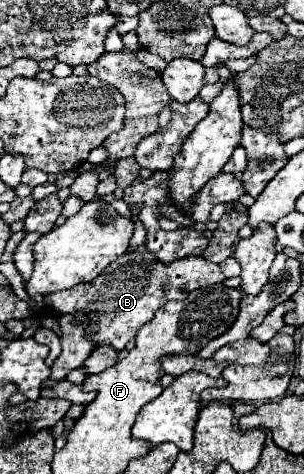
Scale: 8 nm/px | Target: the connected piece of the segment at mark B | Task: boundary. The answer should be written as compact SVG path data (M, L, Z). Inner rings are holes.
M146 247L136 251L126 251L116 263L108 265L108 271L100 273L100 279L92 283L76 285L68 291L56 293L48 297L48 305L58 313L74 313L84 309L86 315L92 319L94 341L98 345L110 343L116 349L124 349L130 339L134 339L136 331L146 325L154 313L164 307L168 301L184 299L190 291L222 283L224 275L216 263L208 263L204 257L188 257L178 259L170 265L156 263L152 255L148 255Z

